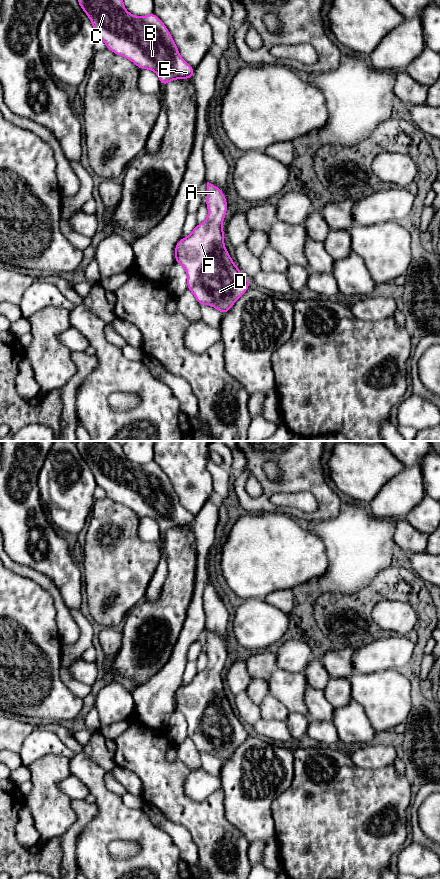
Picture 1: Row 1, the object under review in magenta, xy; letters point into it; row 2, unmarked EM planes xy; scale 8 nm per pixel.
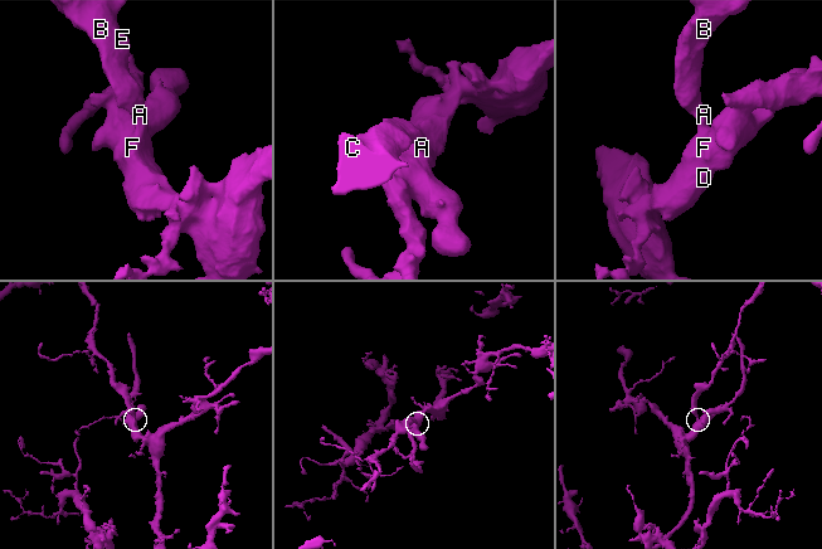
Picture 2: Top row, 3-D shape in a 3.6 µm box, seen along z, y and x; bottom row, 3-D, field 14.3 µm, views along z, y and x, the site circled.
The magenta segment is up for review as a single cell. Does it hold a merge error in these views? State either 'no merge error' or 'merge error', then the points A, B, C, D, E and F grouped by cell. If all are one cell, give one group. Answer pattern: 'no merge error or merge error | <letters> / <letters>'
no merge error | A B C D E F

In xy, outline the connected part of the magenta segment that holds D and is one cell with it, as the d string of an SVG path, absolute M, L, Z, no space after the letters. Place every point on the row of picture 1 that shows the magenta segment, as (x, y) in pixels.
M207 182L205 203L208 216L189 236L176 243L175 263L184 267L187 288L199 306L211 305L225 314L251 283L234 264L224 245L222 224L227 214L227 198L220 188Z

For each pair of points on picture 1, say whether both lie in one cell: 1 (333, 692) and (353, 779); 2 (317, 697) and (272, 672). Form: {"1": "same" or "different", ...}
{"1": "different", "2": "same"}

